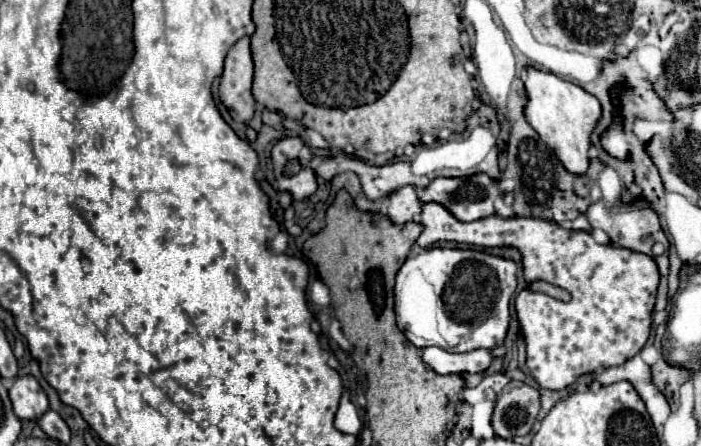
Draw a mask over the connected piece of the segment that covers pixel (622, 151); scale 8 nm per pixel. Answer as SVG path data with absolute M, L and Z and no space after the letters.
M615 87L609 91L611 103L613 103L613 125L607 131L603 131L601 145L615 159L629 159L629 145L625 141L625 119L621 115L619 95L621 95L621 87Z

